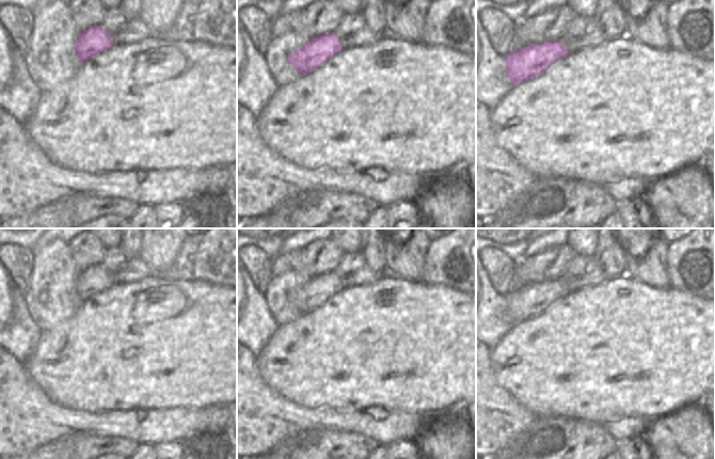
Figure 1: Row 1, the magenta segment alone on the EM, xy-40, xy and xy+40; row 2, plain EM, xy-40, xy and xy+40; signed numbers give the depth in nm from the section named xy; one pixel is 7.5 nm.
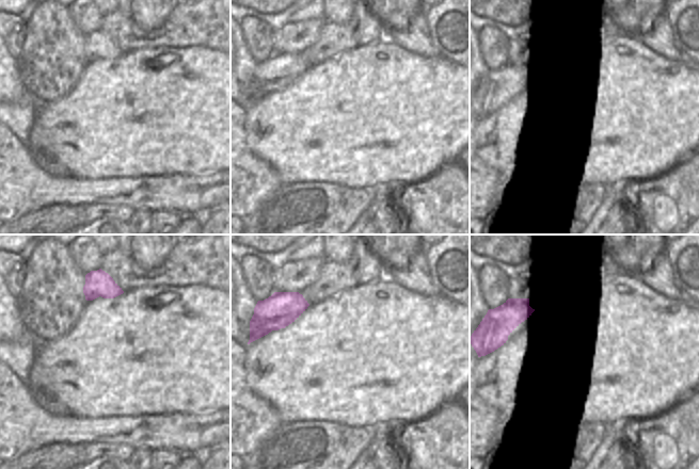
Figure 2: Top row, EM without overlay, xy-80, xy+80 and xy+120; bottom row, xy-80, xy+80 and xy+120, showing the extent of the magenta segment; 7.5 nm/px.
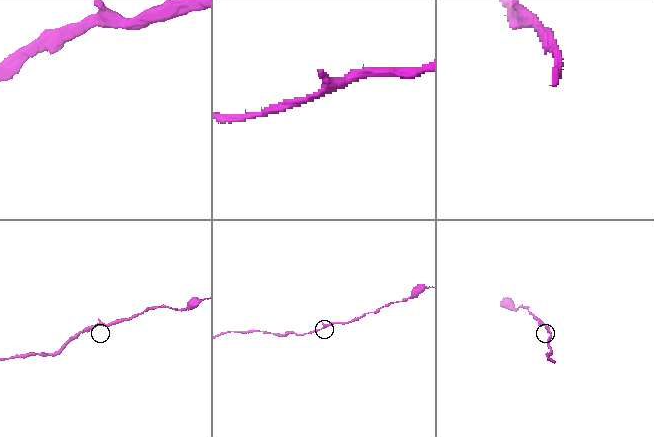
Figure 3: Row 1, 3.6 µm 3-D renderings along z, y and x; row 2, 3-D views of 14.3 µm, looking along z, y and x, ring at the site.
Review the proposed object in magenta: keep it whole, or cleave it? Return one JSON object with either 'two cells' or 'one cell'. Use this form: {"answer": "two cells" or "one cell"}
{"answer": "one cell"}

